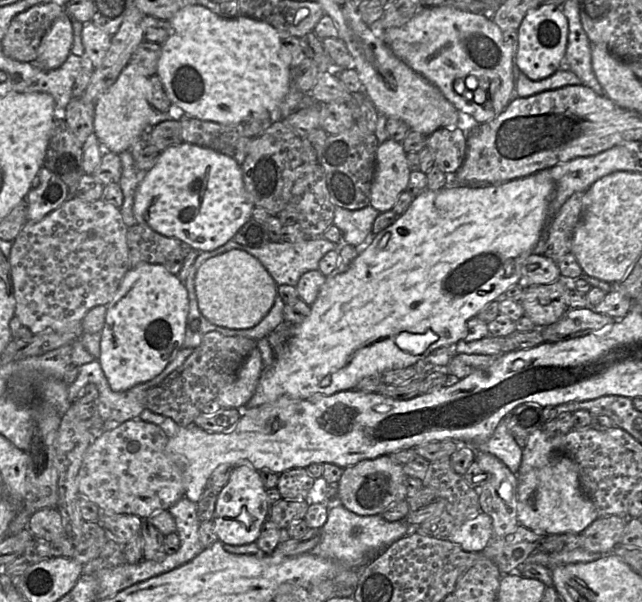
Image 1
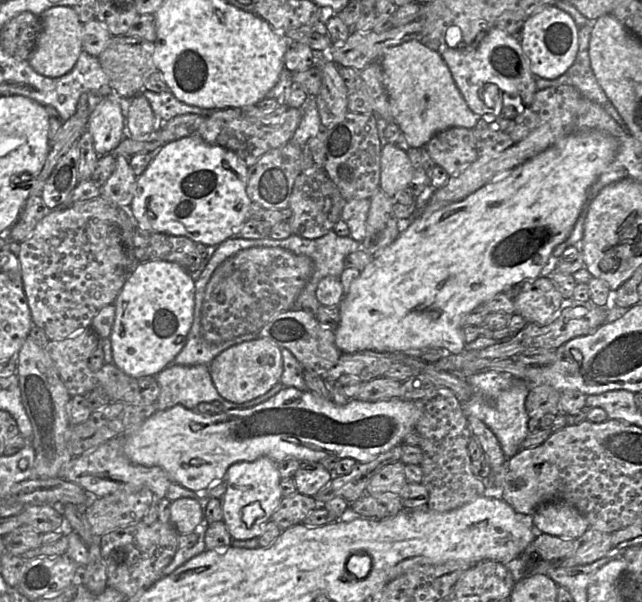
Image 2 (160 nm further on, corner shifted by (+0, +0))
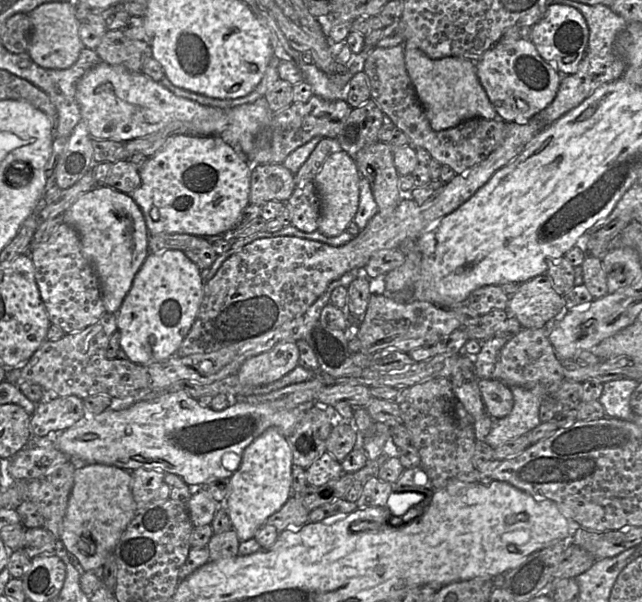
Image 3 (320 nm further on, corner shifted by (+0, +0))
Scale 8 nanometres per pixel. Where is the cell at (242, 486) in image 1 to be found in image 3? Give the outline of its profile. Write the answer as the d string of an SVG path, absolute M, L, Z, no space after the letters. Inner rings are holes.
M275 427L266 429L244 449L239 467L229 478L229 491L224 502L240 542L253 538L266 519L292 495L292 467L288 439Z

